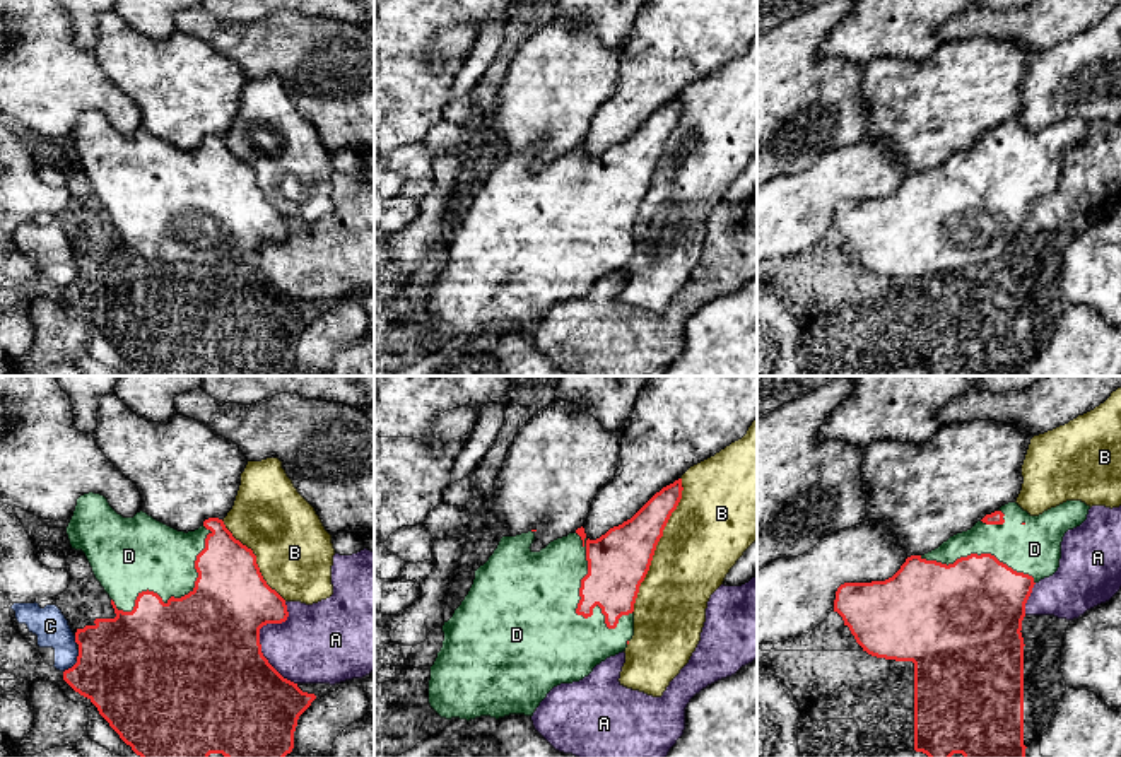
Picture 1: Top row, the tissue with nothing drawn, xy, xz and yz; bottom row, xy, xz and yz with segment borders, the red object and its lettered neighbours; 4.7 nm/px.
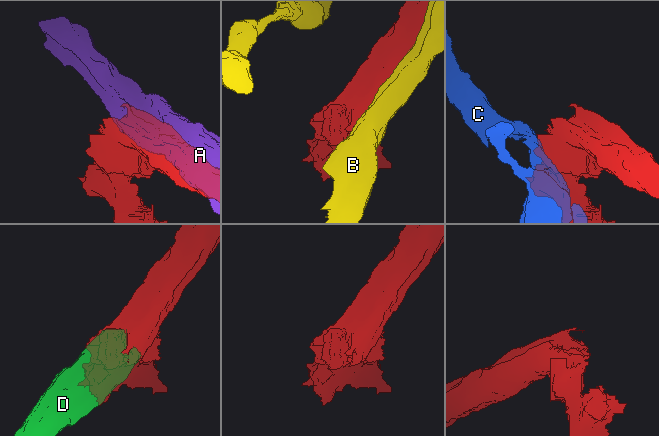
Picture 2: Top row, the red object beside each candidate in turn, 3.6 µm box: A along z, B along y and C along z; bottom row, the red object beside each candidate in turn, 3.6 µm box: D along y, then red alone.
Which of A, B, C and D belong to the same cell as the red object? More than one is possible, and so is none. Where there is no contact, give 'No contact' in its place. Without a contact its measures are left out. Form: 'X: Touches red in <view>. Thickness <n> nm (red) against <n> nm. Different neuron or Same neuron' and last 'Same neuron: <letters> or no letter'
A: Touches red in xy. Thickness 500 nm (red) against 340 nm. Different neuron
B: Touches red in xz. Thickness 280 nm (red) against 380 nm. Different neuron
C: Touches red in xy. Thickness 480 nm (red) against 160 nm. Different neuron
D: Touches red in xz. Thickness 280 nm (red) against 460 nm. Same neuron
Same neuron: D

